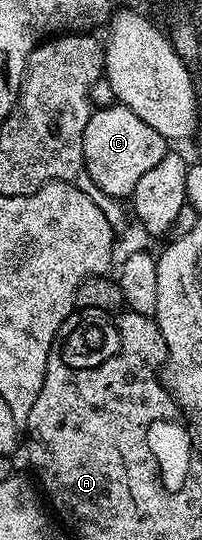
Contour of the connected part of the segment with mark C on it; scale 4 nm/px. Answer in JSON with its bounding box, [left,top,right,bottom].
[82,103,170,199]

